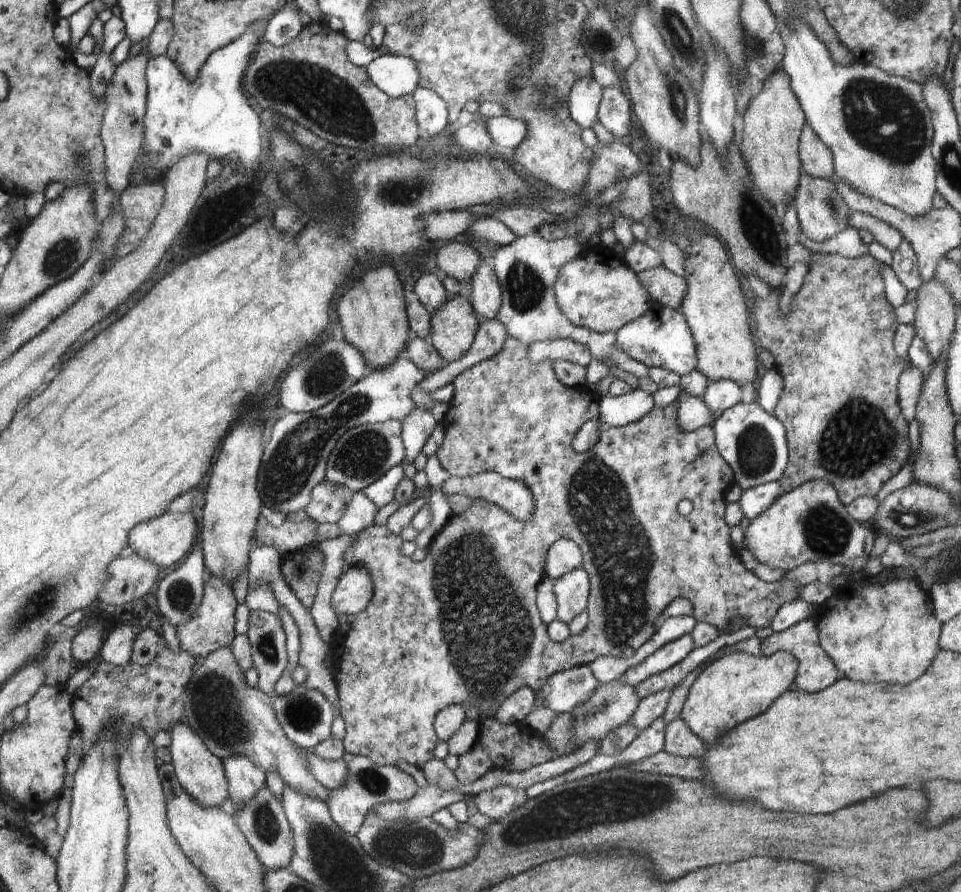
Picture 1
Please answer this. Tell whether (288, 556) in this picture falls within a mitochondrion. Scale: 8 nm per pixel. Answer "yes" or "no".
no

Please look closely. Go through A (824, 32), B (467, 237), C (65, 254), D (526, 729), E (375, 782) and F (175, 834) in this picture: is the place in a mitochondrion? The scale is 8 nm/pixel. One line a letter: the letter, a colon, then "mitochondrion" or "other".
A: other
B: other
C: mitochondrion
D: other
E: mitochondrion
F: other

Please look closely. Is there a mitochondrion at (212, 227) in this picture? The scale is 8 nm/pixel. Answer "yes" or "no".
no

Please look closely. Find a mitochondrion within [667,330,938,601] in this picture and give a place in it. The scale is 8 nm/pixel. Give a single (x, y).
(860, 440)

